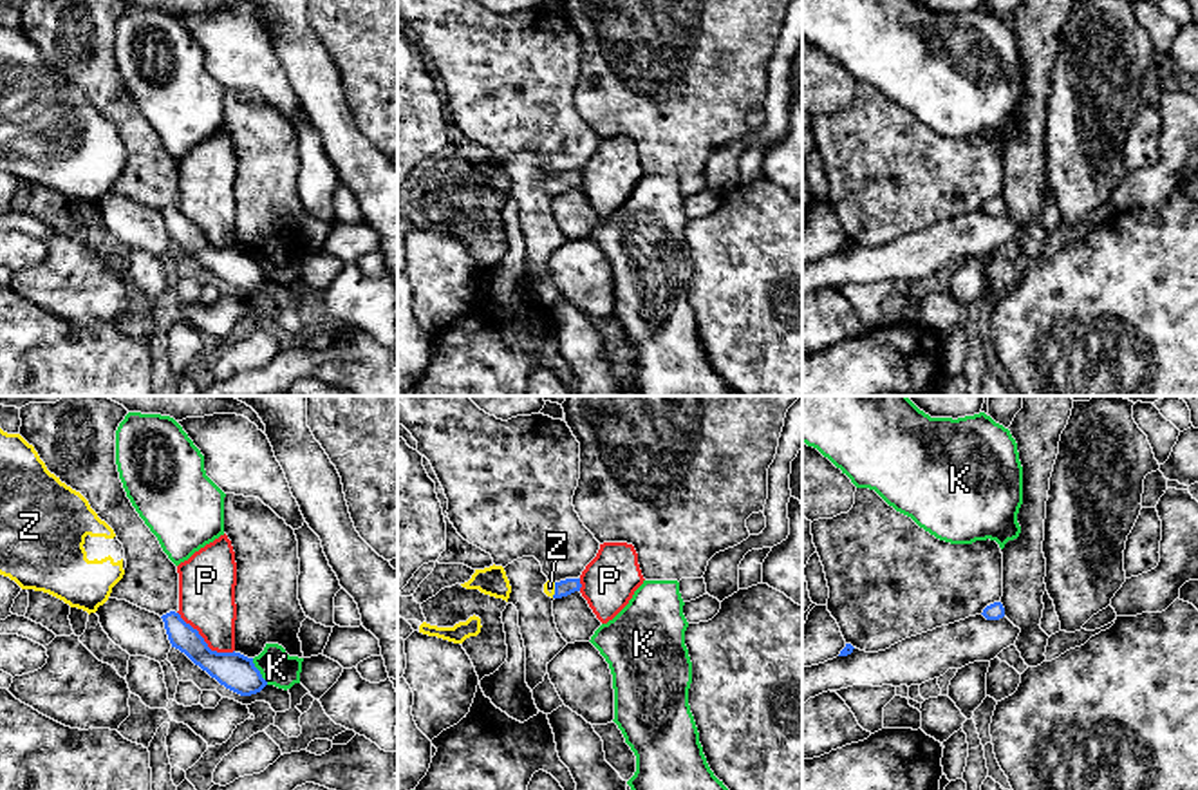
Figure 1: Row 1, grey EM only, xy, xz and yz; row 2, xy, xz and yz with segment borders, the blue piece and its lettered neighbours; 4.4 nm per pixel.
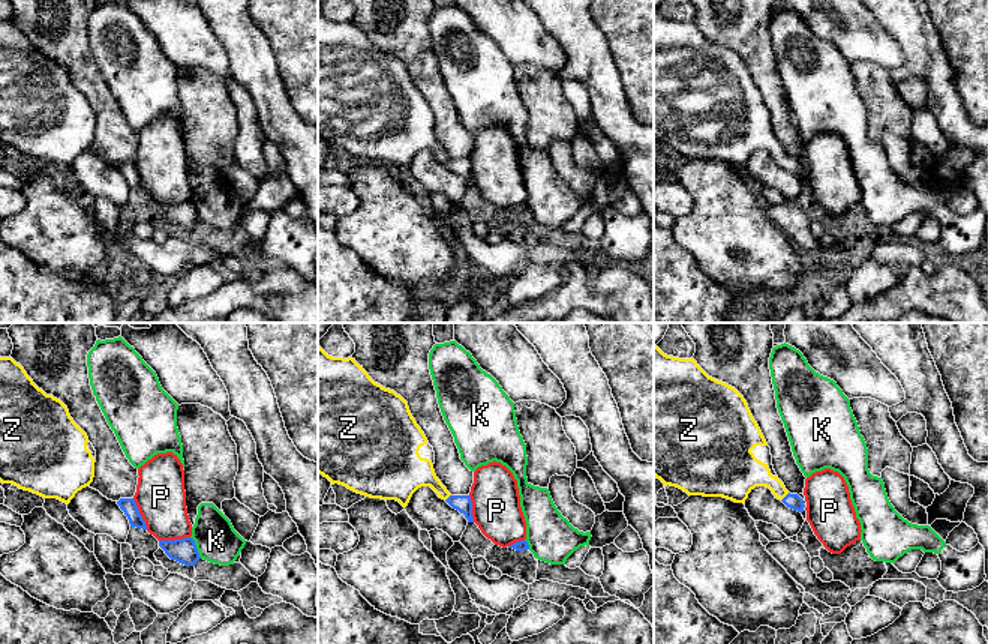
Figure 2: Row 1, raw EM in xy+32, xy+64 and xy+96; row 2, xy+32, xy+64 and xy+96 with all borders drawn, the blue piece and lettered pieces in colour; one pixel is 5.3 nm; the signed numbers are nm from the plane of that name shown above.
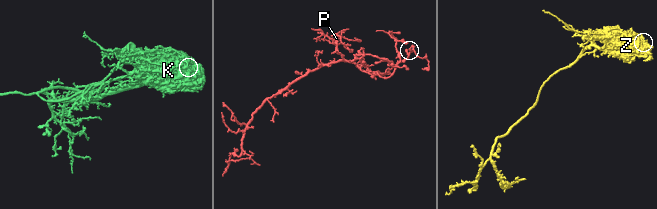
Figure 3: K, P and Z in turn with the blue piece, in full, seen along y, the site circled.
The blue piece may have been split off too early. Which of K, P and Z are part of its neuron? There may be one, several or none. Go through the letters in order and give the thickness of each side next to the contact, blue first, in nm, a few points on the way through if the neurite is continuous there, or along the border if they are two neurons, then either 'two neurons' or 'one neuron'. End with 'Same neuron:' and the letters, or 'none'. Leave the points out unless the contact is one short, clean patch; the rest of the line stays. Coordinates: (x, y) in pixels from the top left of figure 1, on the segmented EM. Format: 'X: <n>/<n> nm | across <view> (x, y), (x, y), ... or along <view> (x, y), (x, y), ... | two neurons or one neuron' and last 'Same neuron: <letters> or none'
K: 160/160 nm | along xy (252, 658), (268, 684) | two neurons
P: 160/260 nm | along xy (177, 611), (212, 649), (233, 651) | two neurons
Z: 70/50 nm | across xz (568, 586), (555, 590), (550, 586) | one neuron
Same neuron: Z

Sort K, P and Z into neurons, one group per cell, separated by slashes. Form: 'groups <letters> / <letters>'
groups K / P / Z

